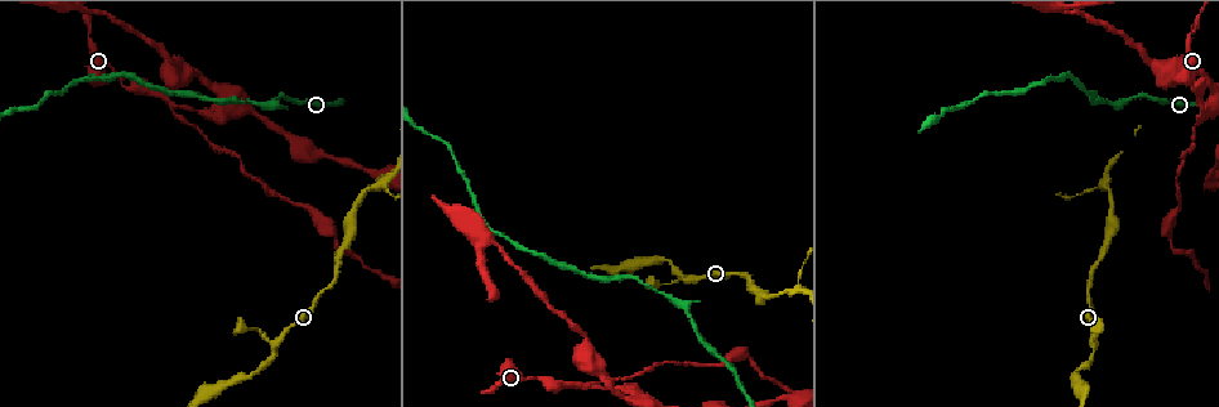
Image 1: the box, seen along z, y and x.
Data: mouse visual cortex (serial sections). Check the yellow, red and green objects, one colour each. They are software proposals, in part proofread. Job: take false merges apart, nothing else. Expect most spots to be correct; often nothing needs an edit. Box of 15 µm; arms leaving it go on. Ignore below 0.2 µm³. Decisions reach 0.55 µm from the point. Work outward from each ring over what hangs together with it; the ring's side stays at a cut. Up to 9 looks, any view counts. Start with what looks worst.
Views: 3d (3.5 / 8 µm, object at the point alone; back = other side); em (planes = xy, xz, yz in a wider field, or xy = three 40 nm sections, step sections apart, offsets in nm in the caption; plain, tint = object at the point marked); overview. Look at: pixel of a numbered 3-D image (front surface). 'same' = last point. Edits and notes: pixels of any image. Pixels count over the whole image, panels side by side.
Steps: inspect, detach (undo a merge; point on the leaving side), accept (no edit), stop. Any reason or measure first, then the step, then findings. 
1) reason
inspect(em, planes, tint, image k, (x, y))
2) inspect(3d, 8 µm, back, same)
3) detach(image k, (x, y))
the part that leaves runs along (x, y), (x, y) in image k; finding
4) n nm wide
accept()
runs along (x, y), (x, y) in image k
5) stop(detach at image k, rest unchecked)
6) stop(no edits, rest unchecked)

arms part here
inspect(3d, 3.5 µm, image 1, (379, 183))

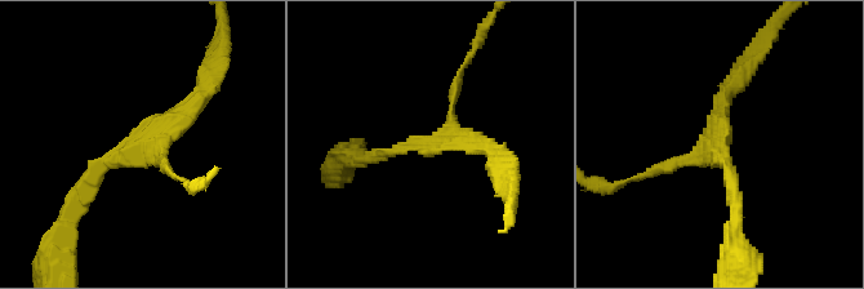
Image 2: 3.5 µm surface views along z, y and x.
arms of 150, 150, 200 nm
accept()
runs along (79, 189), (205, 90) in image 2; all the same cell

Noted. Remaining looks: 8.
narrows sharply
inspect(3d, 3.5 µm, back, image 1, (276, 351))

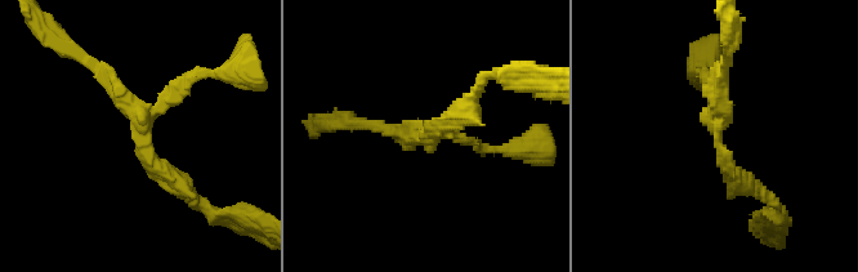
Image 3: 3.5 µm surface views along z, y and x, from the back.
now the EM
inspect(em, xy, step 2, tint, image 3, (431, 133))

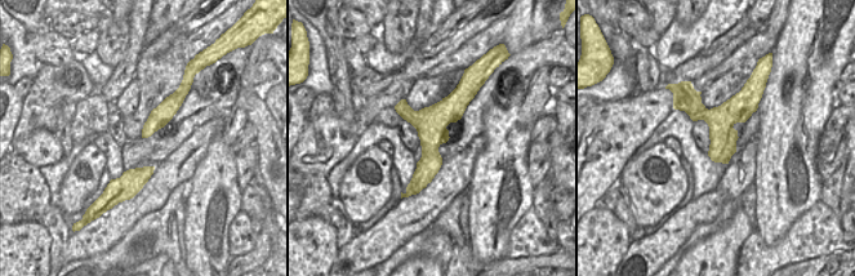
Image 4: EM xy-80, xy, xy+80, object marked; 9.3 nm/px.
inspect(em, xy, step 1, tint, same)

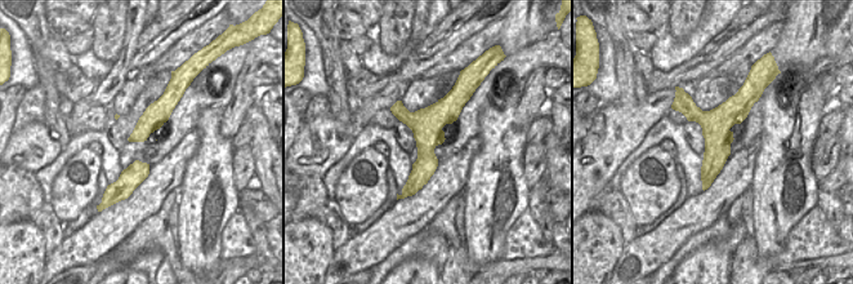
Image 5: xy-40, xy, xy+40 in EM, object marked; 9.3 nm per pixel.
accept()
runs along (456, 96), (405, 192) in image 5; continuous, no second cell

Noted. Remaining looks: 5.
thick turns thin
inspect(3d, 3.5 µm, image 1, (273, 103))

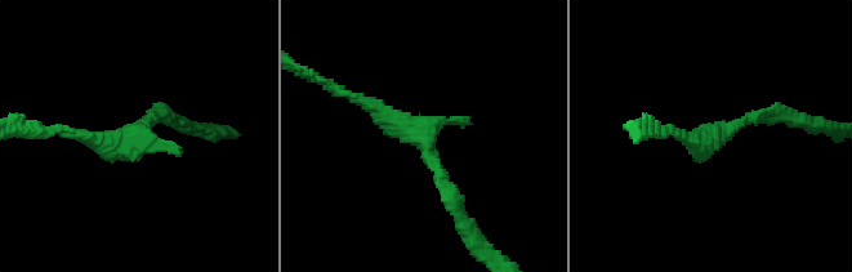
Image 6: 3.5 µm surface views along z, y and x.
inspect(em, xy, step 5, tint, image 6, (141, 130))

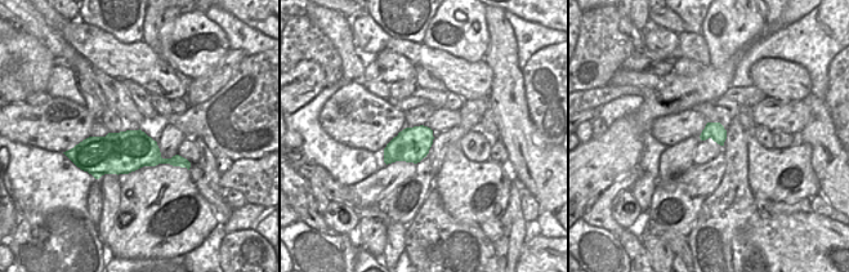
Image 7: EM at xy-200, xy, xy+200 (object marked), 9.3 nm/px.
accept()
runs along (460, 217), (424, 137), (361, 105) in image 6; all the same cell

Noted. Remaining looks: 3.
sharp bend
inspect(3d, 3.5 µm, back, image 1, (533, 378))

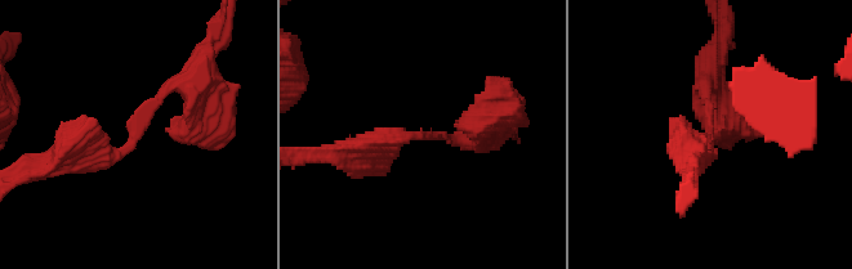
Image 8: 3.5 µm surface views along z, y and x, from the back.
arms of 250, 350 nm; now the EM
inspect(em, xy, step 1, tint, image 8, (137, 133))

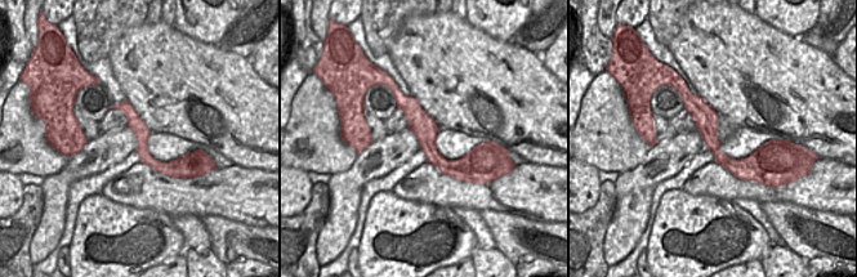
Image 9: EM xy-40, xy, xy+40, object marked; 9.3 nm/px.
220 nm wide
accept()
runs along (195, 80), (143, 111), (124, 151), (65, 151) in image 8; one cell here

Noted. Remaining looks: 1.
stop(no edits, rest unchecked)

